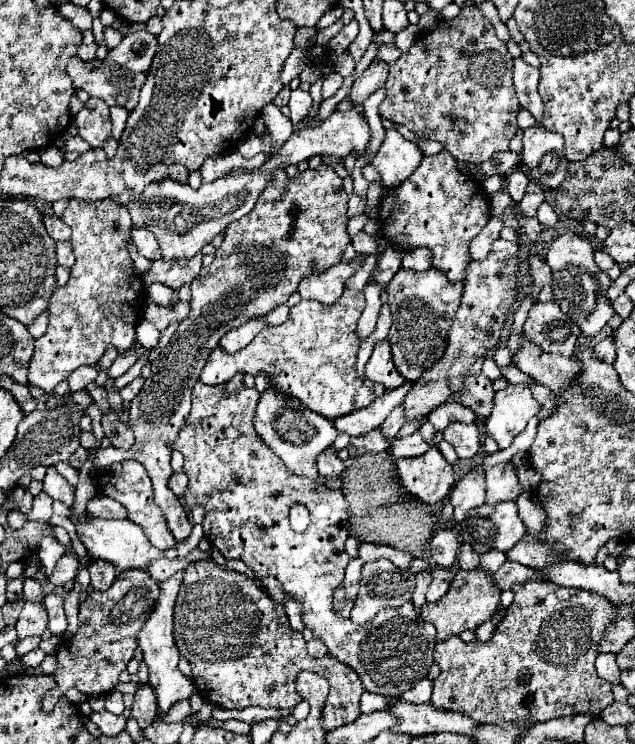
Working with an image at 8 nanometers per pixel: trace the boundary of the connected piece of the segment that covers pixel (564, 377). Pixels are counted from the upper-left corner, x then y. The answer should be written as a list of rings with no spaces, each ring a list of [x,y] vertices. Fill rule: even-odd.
[[[524,333],[520,335],[520,349],[512,355],[512,363],[538,383],[548,385],[552,391],[570,387],[574,375],[578,373],[578,363],[574,359],[544,353],[538,345],[530,343]]]

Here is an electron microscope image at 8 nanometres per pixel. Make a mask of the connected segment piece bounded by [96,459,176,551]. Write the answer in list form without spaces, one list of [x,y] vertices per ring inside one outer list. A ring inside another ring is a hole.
[[[134,459],[122,461],[122,473],[120,475],[112,475],[112,473],[98,475],[96,477],[96,485],[98,485],[98,491],[100,493],[104,493],[106,497],[112,497],[114,501],[122,503],[122,507],[128,511],[128,519],[144,529],[148,541],[154,547],[158,547],[160,551],[166,551],[166,549],[170,549],[170,547],[176,545],[176,539],[168,531],[168,525],[164,523],[164,517],[160,515],[160,509],[152,501],[152,495],[154,495],[152,493],[152,481],[148,477],[148,471],[144,471],[144,465],[140,465]]]

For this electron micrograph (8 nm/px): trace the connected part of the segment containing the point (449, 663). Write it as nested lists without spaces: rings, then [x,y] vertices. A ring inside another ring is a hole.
[[[526,581],[514,585],[512,591],[514,601],[504,611],[504,619],[488,643],[464,643],[458,635],[436,643],[434,659],[442,673],[434,681],[432,705],[462,711],[482,723],[524,723],[524,719],[536,719],[540,723],[576,713],[588,713],[596,719],[598,713],[614,701],[612,685],[600,679],[594,667],[594,659],[598,655],[596,639],[600,639],[604,627],[614,621],[612,603],[590,591],[568,589],[544,581]]]

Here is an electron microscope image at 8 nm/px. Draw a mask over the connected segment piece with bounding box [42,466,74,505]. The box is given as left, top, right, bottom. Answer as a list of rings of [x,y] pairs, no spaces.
[[[53,466],[48,468],[42,483],[44,483],[44,491],[46,491],[52,499],[58,499],[58,501],[62,501],[62,503],[66,503],[66,505],[72,505],[74,489],[68,485],[68,481],[66,481]]]

